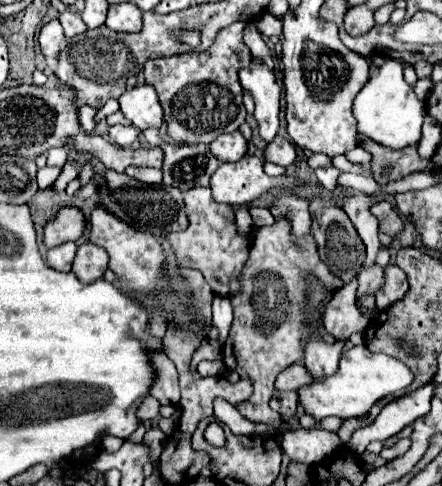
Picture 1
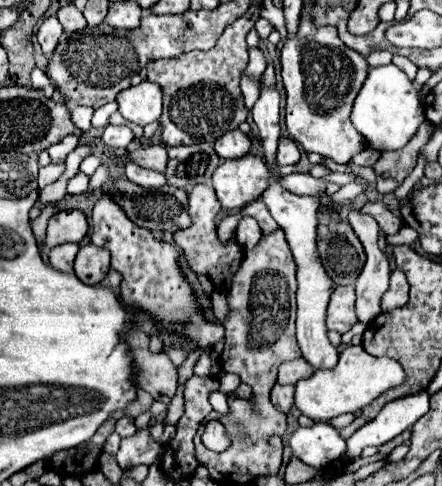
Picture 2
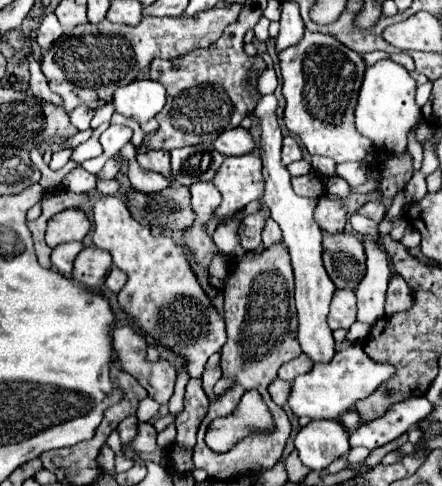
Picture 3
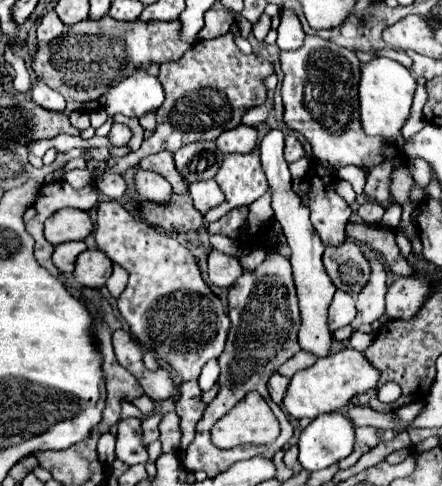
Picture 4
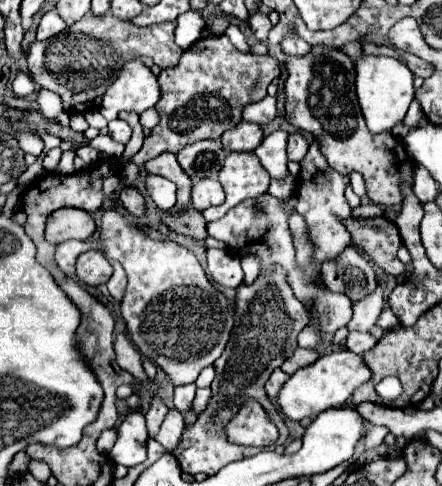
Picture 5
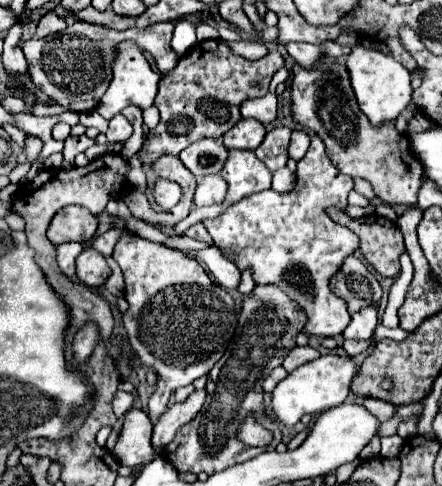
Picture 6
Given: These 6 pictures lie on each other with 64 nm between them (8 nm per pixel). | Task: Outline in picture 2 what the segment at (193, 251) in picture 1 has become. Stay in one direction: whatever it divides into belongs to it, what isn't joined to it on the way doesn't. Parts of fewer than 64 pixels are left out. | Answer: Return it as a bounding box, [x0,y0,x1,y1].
[174,184,242,288]

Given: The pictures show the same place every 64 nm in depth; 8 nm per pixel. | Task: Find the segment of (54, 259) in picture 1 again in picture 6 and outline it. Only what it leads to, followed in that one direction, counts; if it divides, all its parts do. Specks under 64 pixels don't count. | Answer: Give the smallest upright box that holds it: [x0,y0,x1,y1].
[56,228,121,280]

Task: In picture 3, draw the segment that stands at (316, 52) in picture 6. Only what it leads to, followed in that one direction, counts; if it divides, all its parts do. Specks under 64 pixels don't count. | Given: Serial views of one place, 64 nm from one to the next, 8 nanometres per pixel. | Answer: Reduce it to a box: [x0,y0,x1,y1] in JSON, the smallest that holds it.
[276,2,304,50]

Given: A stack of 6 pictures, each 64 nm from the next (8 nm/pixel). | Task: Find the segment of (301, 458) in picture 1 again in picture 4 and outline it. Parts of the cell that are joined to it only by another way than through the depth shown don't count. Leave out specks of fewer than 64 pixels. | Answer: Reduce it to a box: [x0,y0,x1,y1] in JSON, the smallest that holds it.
[298,412,356,470]

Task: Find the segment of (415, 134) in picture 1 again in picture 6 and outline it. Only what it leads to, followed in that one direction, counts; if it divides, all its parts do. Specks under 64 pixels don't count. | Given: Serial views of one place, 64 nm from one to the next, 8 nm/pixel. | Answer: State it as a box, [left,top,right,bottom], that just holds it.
[346,46,412,126]

